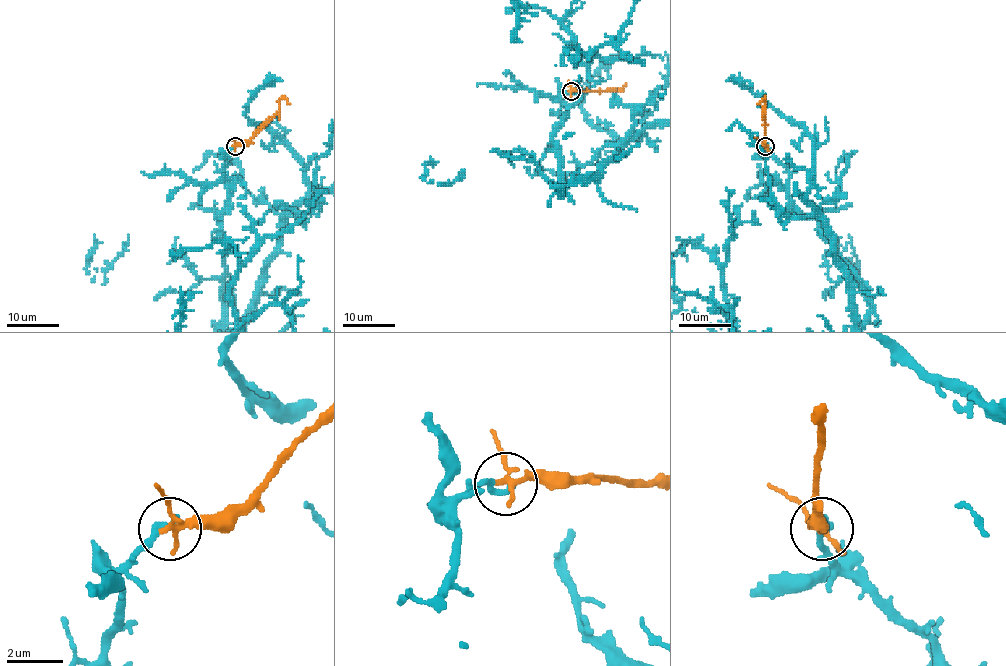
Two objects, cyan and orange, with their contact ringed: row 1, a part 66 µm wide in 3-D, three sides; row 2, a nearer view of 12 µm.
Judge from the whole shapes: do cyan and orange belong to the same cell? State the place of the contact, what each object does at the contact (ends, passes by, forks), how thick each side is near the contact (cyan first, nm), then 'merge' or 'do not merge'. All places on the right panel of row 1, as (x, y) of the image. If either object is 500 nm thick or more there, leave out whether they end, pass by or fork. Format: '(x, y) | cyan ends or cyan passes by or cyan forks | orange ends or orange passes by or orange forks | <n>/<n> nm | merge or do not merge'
(765, 146) | cyan ends | orange passes by | 240/200 nm | merge

